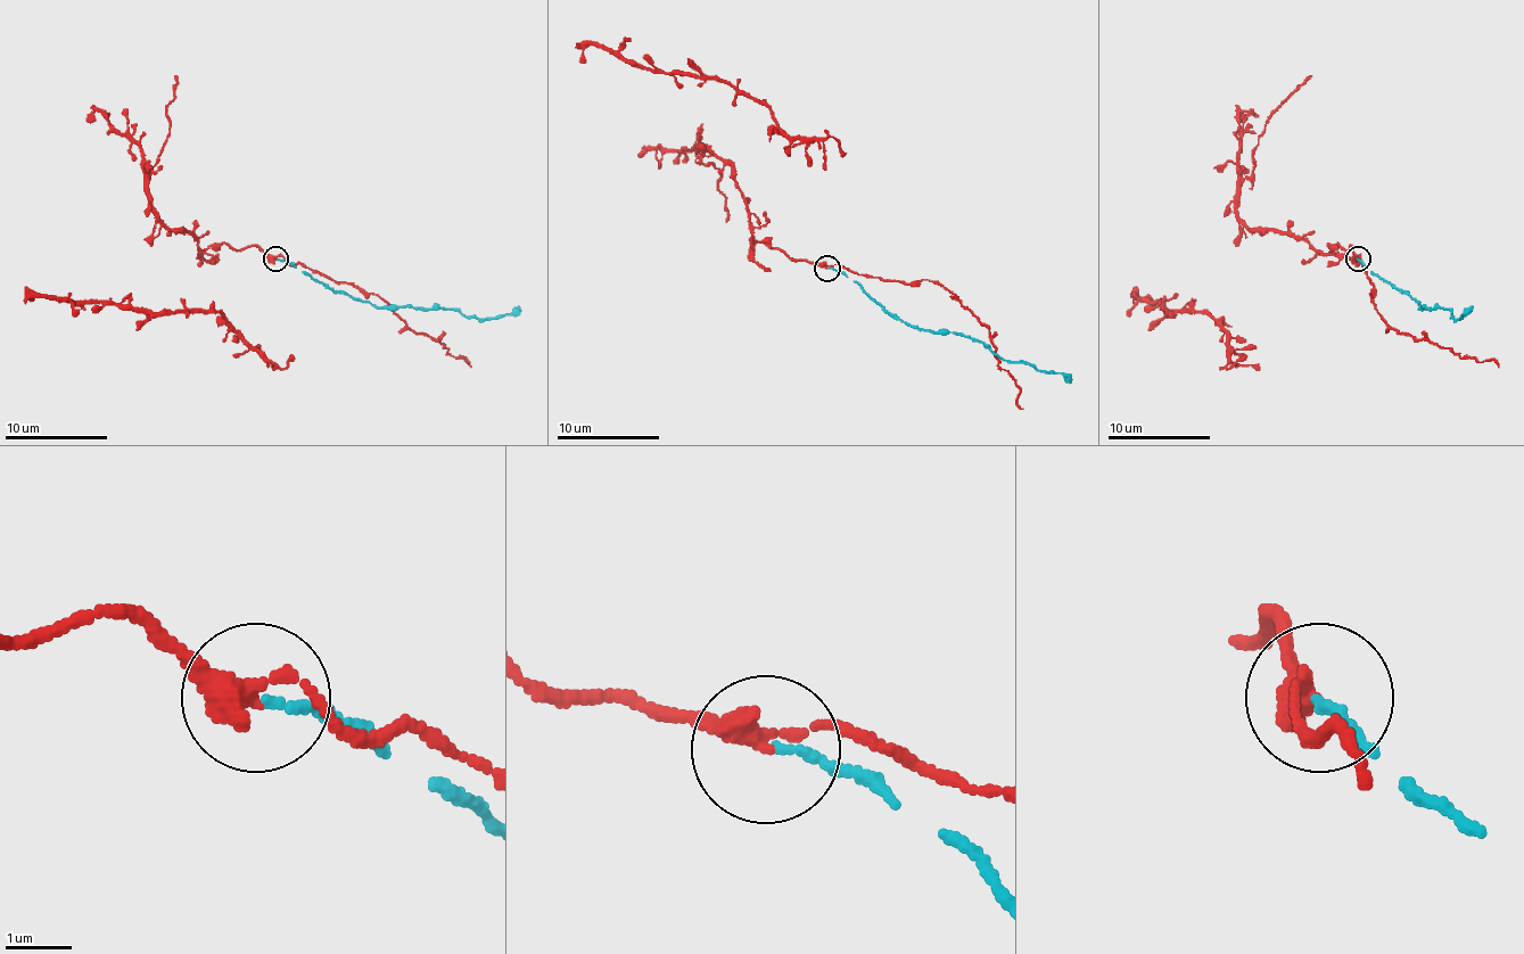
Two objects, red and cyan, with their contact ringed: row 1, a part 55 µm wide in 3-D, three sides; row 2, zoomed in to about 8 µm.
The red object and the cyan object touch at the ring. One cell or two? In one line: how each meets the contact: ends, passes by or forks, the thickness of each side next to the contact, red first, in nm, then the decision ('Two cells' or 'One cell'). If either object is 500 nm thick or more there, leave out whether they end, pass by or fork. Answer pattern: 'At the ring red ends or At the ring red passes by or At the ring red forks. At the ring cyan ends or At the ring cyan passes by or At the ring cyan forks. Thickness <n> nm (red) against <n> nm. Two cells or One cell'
At the ring red passes by. At the ring cyan ends. Thickness 320 nm (red) against 120 nm. Two cells

